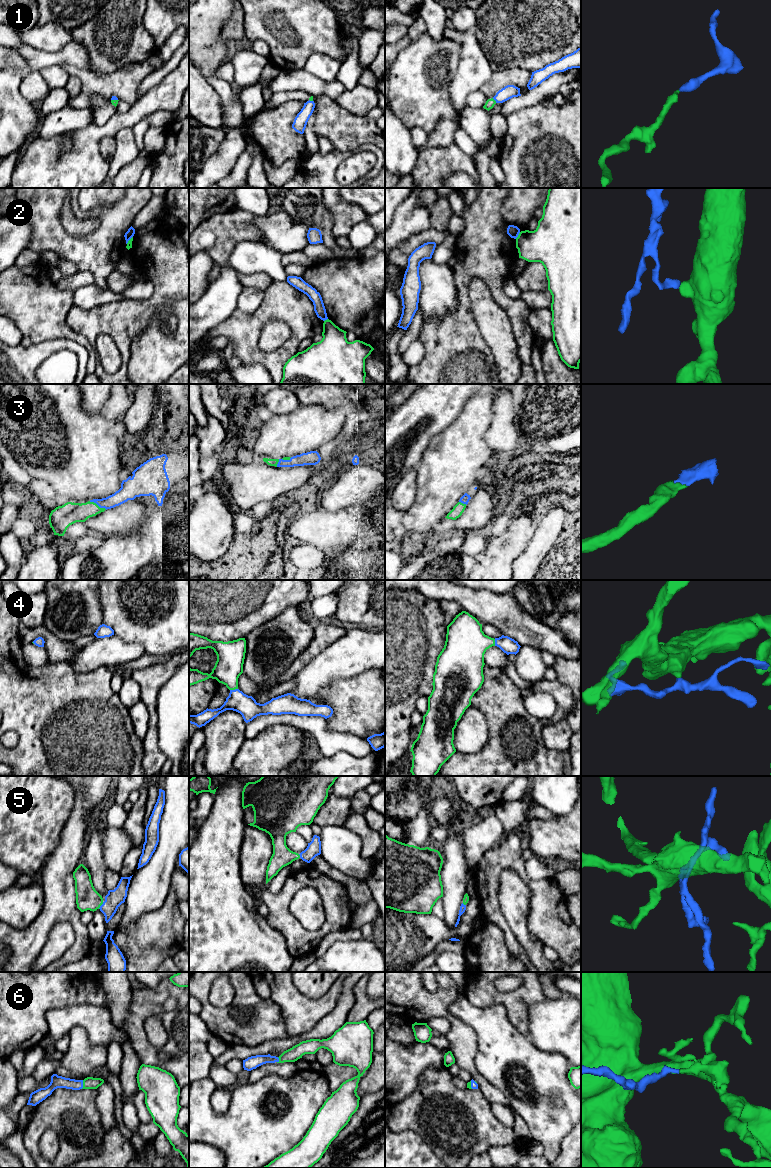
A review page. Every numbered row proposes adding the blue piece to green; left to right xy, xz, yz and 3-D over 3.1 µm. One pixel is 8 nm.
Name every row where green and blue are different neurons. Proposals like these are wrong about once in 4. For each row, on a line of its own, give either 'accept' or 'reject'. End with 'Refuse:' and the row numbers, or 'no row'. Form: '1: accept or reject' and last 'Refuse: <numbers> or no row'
1: accept
2: reject
3: accept
4: accept
5: accept
6: accept
Refuse: 2

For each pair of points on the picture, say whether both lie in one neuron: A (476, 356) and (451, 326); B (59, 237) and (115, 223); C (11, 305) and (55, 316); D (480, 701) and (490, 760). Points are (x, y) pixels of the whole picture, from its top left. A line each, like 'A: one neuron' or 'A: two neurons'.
A: one neuron
B: one neuron
C: one neuron
D: one neuron

